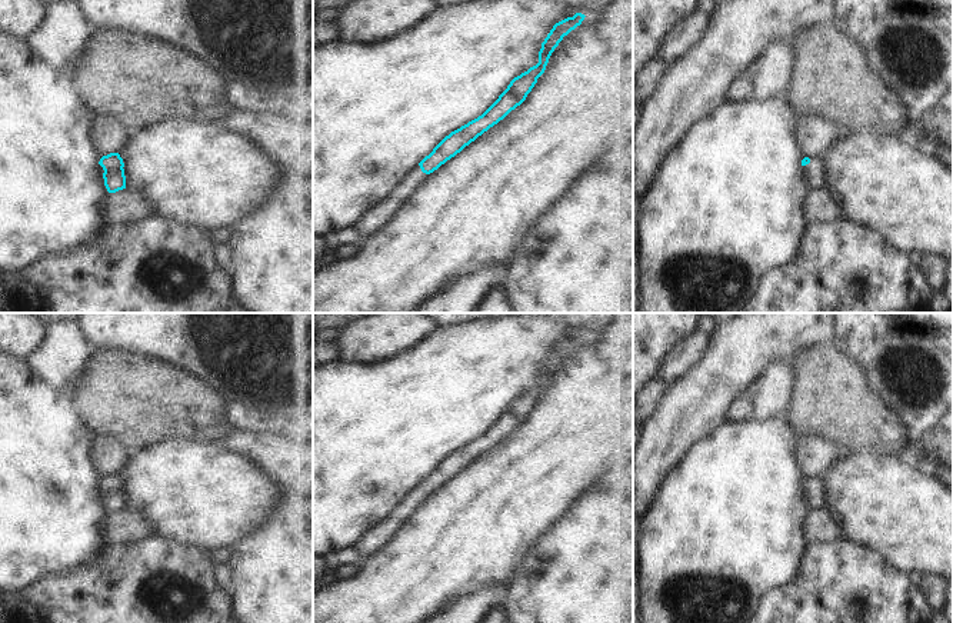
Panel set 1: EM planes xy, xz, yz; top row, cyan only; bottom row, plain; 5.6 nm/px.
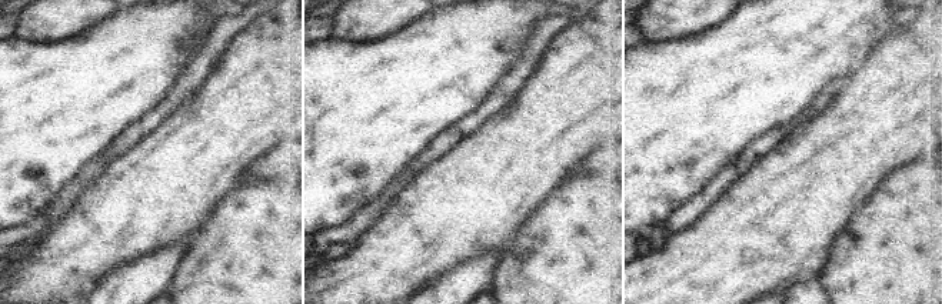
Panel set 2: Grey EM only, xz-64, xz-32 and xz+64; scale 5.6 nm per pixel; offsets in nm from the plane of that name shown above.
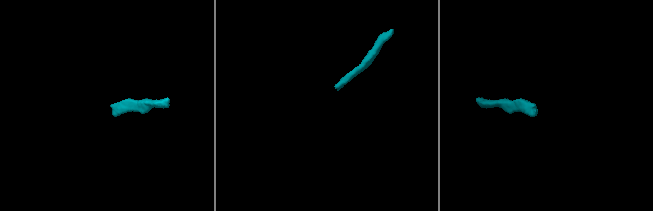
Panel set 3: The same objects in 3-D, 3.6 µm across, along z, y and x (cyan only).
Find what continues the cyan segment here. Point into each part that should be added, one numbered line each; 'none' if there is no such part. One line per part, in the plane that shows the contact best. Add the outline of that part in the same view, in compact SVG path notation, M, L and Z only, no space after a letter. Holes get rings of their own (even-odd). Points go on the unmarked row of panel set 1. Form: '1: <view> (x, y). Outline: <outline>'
1: xz (372, 540). Outline: M416 484L396 504L390 514L374 527L364 532L354 546L341 547L336 553L327 553L323 557L327 572L336 572L341 564L360 564L363 559L380 550L426 497L427 494Z

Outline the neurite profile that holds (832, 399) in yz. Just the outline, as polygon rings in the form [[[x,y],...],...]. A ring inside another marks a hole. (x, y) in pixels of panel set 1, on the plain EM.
[[[823,342],[792,357],[793,399],[783,417],[797,436],[817,436],[847,450],[902,456],[910,430],[866,380],[862,366]]]

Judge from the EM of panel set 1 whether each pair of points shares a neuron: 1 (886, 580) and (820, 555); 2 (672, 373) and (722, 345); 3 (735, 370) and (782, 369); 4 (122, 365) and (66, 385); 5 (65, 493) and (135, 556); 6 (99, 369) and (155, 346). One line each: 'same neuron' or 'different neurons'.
1: same neuron
2: different neurons
3: different neurons
4: different neurons
5: different neurons
6: different neurons

